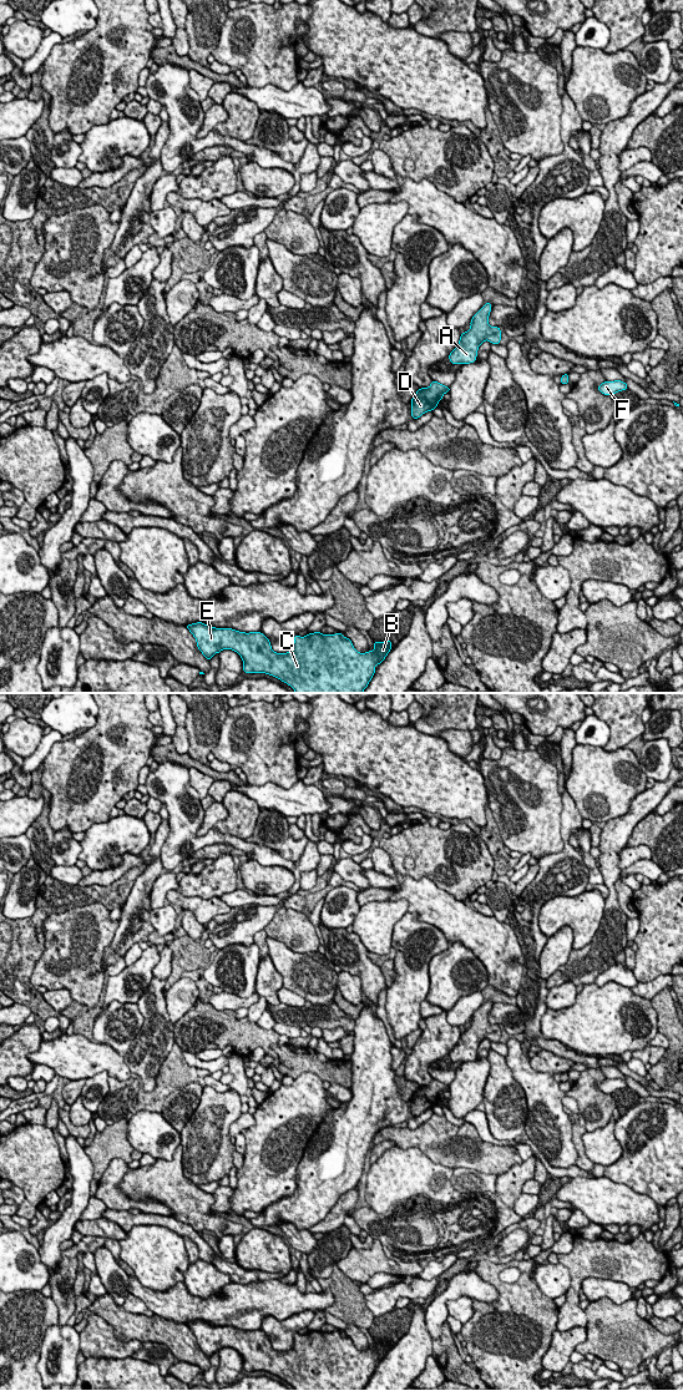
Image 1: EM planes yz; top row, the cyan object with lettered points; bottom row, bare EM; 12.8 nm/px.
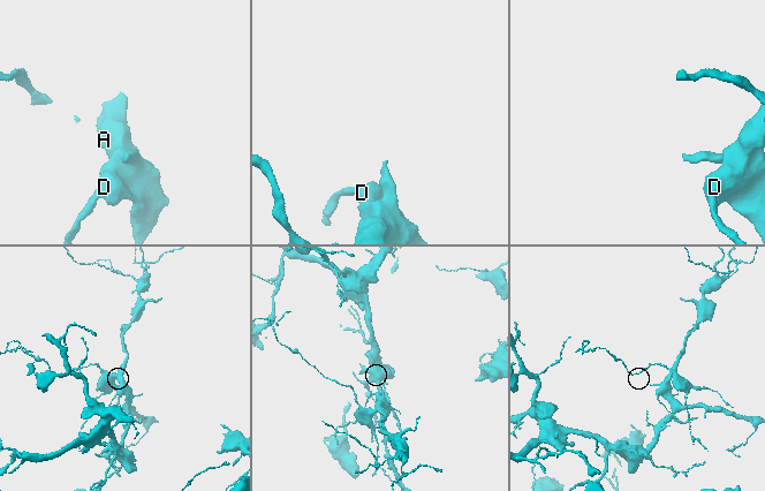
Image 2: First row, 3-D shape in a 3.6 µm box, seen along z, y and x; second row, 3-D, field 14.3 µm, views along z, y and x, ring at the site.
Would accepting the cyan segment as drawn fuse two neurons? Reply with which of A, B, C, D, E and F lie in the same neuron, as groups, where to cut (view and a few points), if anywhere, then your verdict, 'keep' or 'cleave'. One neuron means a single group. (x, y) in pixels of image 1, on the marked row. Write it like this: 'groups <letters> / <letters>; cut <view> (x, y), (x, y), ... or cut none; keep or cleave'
groups A B C D E F; cut none; keep

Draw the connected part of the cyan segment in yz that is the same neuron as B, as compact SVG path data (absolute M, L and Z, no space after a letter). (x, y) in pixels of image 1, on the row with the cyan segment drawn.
M202 622L186 626L193 634L198 649L211 658L223 649L237 652L243 661L243 672L265 673L290 686L295 693L363 693L380 664L391 651L391 641L373 642L374 651L358 652L351 641L342 633L308 633L305 637L294 636L293 649L277 653L269 639L262 632L239 632L232 628L216 628Z

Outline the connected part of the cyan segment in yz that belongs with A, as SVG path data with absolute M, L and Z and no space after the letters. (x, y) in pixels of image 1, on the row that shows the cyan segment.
M491 303L484 307L472 317L470 329L461 333L457 347L449 354L451 364L470 364L476 361L479 347L489 340L491 344L500 344L501 330L489 324Z

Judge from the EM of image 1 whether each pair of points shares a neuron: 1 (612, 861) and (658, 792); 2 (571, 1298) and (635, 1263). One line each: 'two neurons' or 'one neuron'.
1: one neuron
2: one neuron

